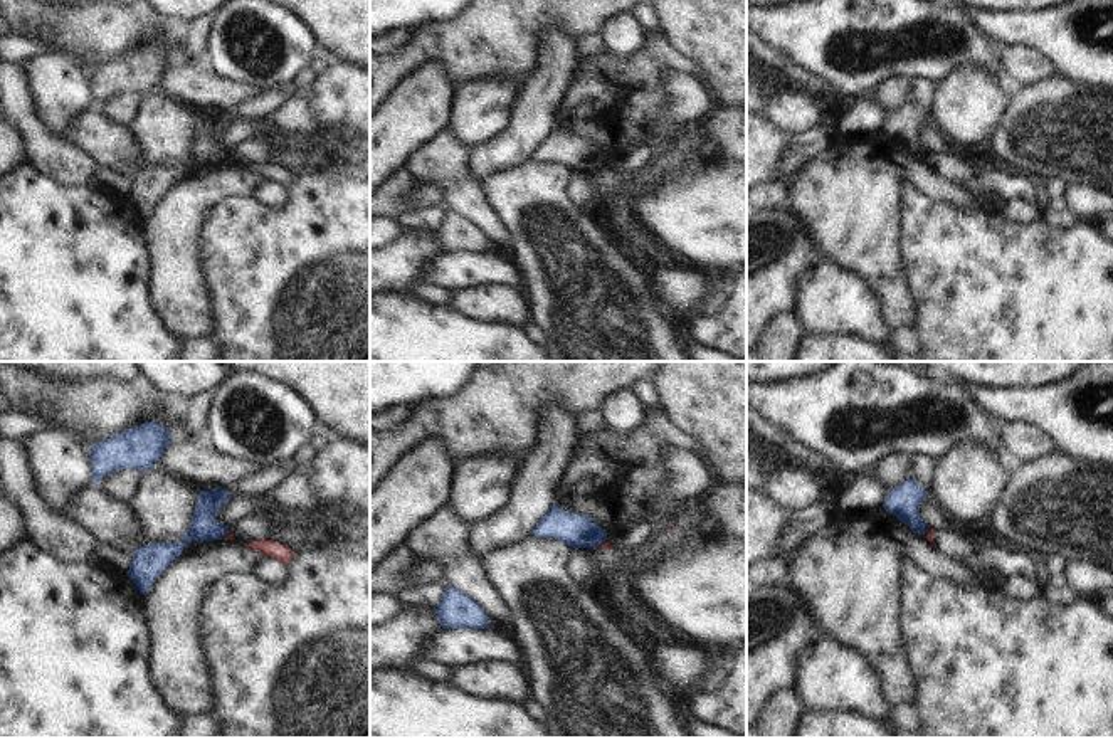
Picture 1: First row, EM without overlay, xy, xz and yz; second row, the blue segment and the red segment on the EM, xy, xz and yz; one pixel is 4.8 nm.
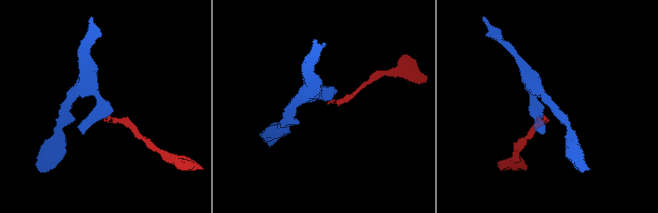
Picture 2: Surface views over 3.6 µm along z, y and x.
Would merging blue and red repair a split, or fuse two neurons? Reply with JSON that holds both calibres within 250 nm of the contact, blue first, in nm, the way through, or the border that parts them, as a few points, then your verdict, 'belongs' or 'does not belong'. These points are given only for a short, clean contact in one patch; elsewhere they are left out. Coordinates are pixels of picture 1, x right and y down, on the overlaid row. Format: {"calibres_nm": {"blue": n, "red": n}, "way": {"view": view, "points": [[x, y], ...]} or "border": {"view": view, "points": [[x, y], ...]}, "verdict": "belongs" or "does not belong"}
{"calibres_nm": {"blue": 160, "red": 40}, "border": {"view": "xz", "points": [[606, 540], [599, 547]]}, "verdict": "does not belong"}

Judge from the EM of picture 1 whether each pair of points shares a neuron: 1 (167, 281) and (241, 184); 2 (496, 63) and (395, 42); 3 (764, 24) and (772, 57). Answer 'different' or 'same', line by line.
1: same
2: different
3: different

